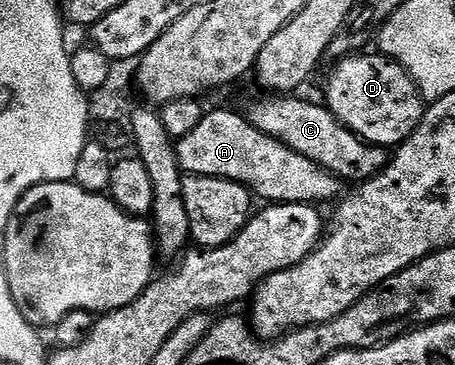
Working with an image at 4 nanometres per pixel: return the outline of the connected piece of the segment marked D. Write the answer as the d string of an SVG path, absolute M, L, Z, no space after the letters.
M357 52L349 57L339 59L335 63L336 71L328 78L328 111L337 118L343 126L350 128L350 132L357 134L372 146L395 148L405 142L418 128L426 109L426 103L420 97L420 89L414 80L397 62L385 58L379 53Z

